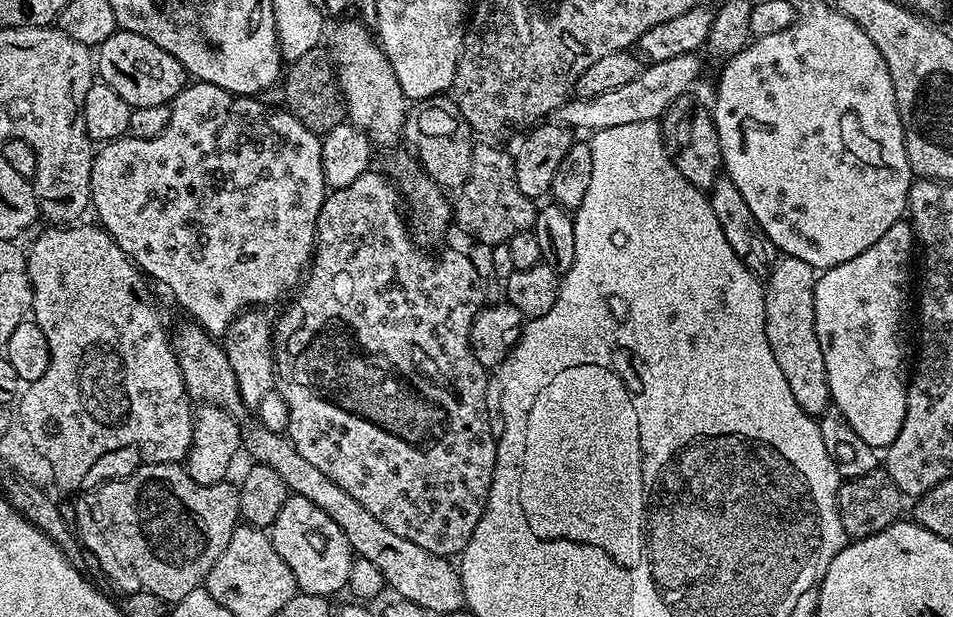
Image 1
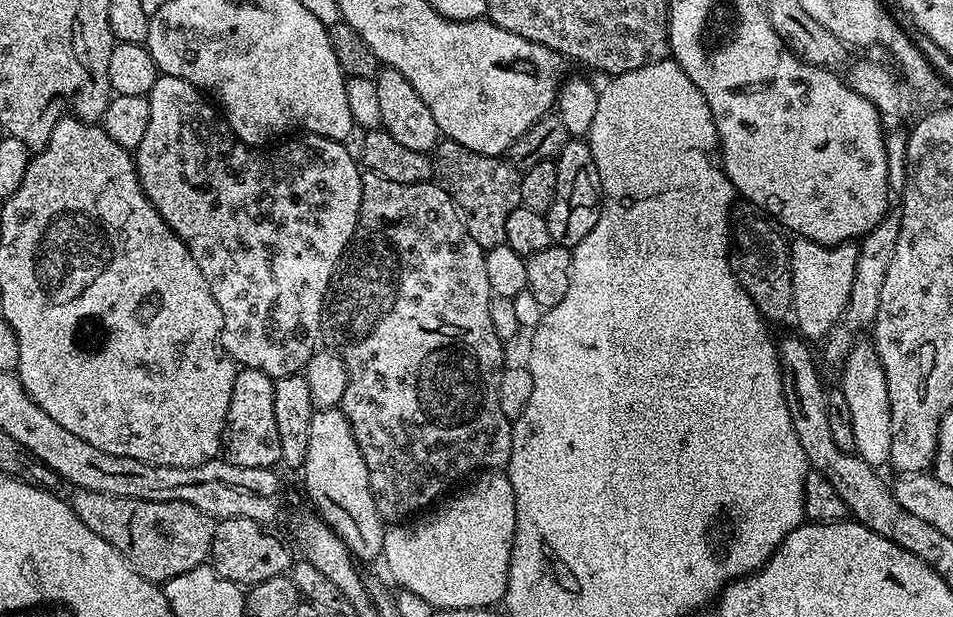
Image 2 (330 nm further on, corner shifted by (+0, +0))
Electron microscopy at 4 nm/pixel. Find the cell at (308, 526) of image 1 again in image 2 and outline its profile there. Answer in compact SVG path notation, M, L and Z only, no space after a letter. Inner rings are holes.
M339 407L321 408L313 411L310 418L310 443L306 450L306 462L302 469L304 488L312 499L311 507L318 516L331 528L332 533L343 542L353 557L359 561L381 559L384 550L385 521L380 519L378 506L374 502L374 494L370 486L370 474L366 470L366 458L362 458L362 450L358 450L358 442L352 433L352 427Z

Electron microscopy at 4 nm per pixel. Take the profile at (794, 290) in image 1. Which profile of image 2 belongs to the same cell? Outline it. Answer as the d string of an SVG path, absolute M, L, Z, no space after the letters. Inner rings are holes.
M796 238L790 244L792 269L792 316L805 341L823 341L840 321L840 315L850 302L850 286L854 286L854 266L858 262L855 243L819 244L813 240Z

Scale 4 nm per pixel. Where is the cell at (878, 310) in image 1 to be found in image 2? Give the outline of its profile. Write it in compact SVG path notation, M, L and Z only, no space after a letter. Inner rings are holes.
M870 342L854 344L843 362L842 371L838 388L850 406L850 419L854 421L855 453L867 464L887 465L890 458L890 394L886 390L886 374L876 347Z

